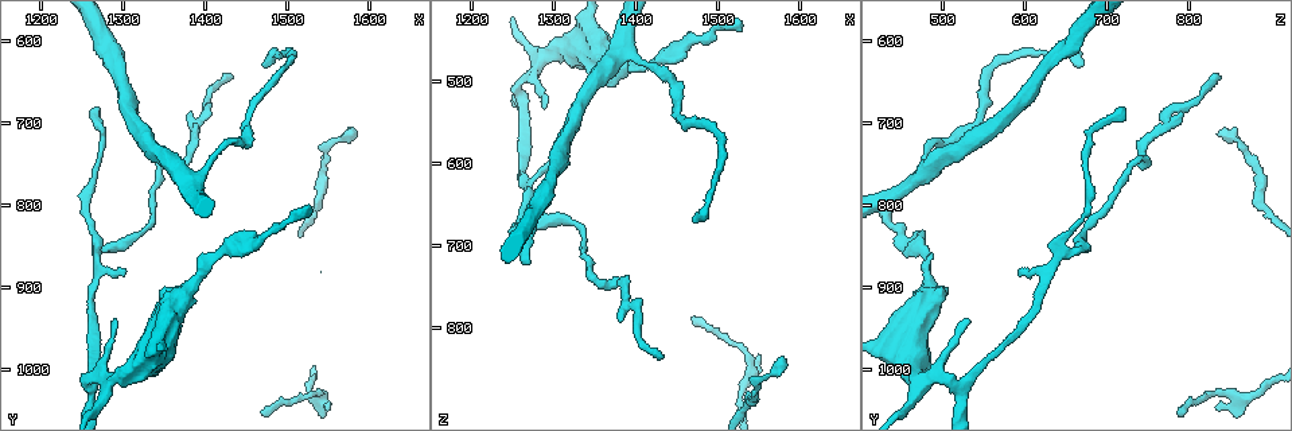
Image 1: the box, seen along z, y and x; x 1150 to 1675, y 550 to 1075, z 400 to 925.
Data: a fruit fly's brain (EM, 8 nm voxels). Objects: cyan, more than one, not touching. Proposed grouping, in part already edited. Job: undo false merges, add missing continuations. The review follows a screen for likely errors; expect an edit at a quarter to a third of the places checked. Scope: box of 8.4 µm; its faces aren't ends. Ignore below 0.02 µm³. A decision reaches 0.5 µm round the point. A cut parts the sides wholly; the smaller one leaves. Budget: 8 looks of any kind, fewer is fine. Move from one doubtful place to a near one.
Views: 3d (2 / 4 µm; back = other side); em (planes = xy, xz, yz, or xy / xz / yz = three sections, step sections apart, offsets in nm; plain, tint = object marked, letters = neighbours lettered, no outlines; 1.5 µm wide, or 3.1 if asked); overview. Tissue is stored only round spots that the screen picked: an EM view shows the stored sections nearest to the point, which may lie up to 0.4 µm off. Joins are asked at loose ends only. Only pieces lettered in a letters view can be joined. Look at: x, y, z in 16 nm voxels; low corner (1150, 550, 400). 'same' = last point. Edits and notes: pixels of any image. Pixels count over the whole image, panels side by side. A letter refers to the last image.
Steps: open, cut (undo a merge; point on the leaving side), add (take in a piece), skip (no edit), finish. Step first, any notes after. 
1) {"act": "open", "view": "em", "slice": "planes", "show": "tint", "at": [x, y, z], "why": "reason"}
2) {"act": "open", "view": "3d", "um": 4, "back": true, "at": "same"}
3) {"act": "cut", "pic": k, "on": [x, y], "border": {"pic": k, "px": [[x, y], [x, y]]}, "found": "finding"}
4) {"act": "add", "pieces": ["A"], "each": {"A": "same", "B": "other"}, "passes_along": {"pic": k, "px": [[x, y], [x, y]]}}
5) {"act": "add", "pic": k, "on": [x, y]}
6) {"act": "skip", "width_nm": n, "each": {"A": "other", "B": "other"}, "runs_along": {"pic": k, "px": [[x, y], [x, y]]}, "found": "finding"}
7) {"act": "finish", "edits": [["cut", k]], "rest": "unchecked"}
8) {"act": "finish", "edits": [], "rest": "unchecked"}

{"act": "open", "view": "em", "slice": "planes", "show": "letters", "at": [1530, 805, 435], "why": "branch stops here"}

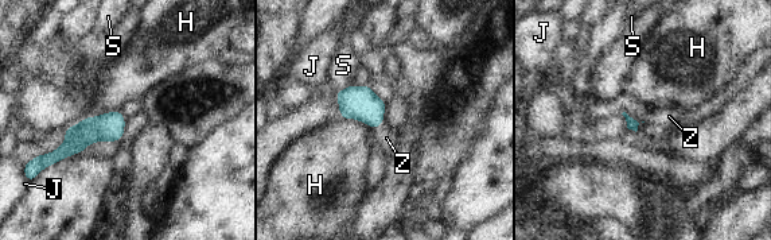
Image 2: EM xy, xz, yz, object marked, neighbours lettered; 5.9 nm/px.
{"act": "add", "pieces": ["Z"], "each": {"H": "other", "J": "other", "S": "other", "Z": "same"}, "found": "it goes on there"}

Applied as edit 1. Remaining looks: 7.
{"act": "open", "view": "em", "slice": "planes", "show": "letters", "at": [1275, 685, 725], "why": "long arm stops here"}

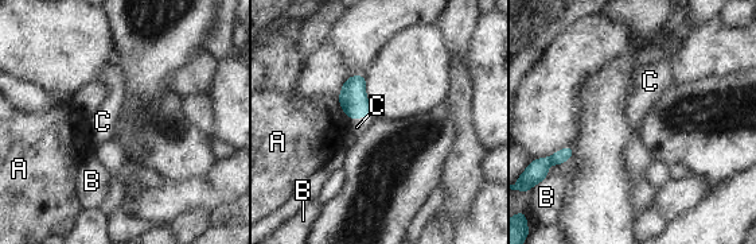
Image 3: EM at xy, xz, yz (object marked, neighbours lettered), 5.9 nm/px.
{"act": "add", "pieces": ["C"], "width_nm": 120, "each": {"A": "other", "B": "other", "C": "same"}, "passes_along": {"pic": 3, "px": [[353, 99], [358, 117], [357, 127]]}, "found": "it goes on there"}

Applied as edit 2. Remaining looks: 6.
{"act": "open", "view": "3d", "um": 4, "at": [1430, 640, 835], "why": "thin end"}

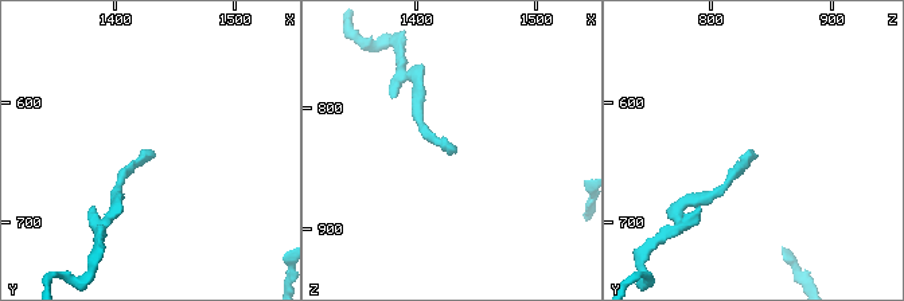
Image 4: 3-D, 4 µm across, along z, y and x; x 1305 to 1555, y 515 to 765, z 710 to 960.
{"act": "open", "view": "em", "slice": "xy", "step": 8, "show": "letters", "at": [1432, 640, 838], "why": "need the tissue"}

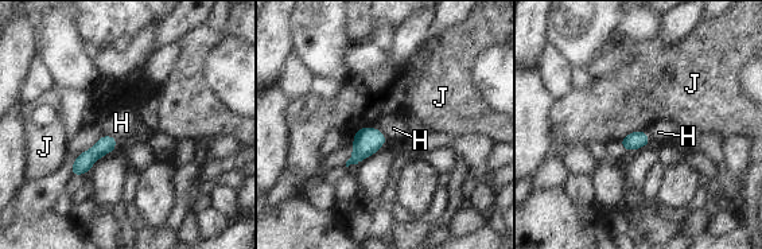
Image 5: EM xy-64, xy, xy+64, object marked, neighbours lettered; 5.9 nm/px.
{"act": "skip", "width_nm": 110, "longest_contact_nm": ["J", 180], "each": {"H": "other", "J": "other"}, "found": "no lettered piece goes on from it"}

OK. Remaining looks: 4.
{"act": "finish", "edits": [["add", 2], ["add", 3]], "rest": "unchecked"}

